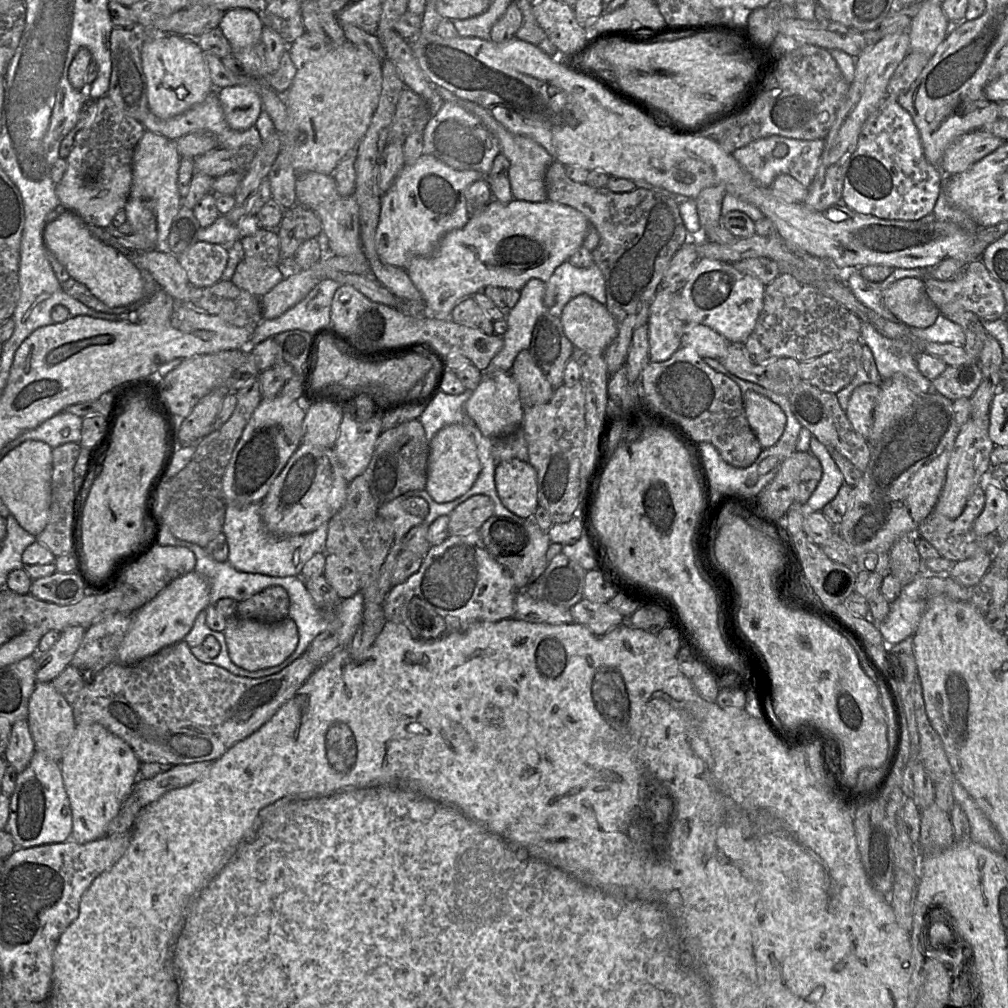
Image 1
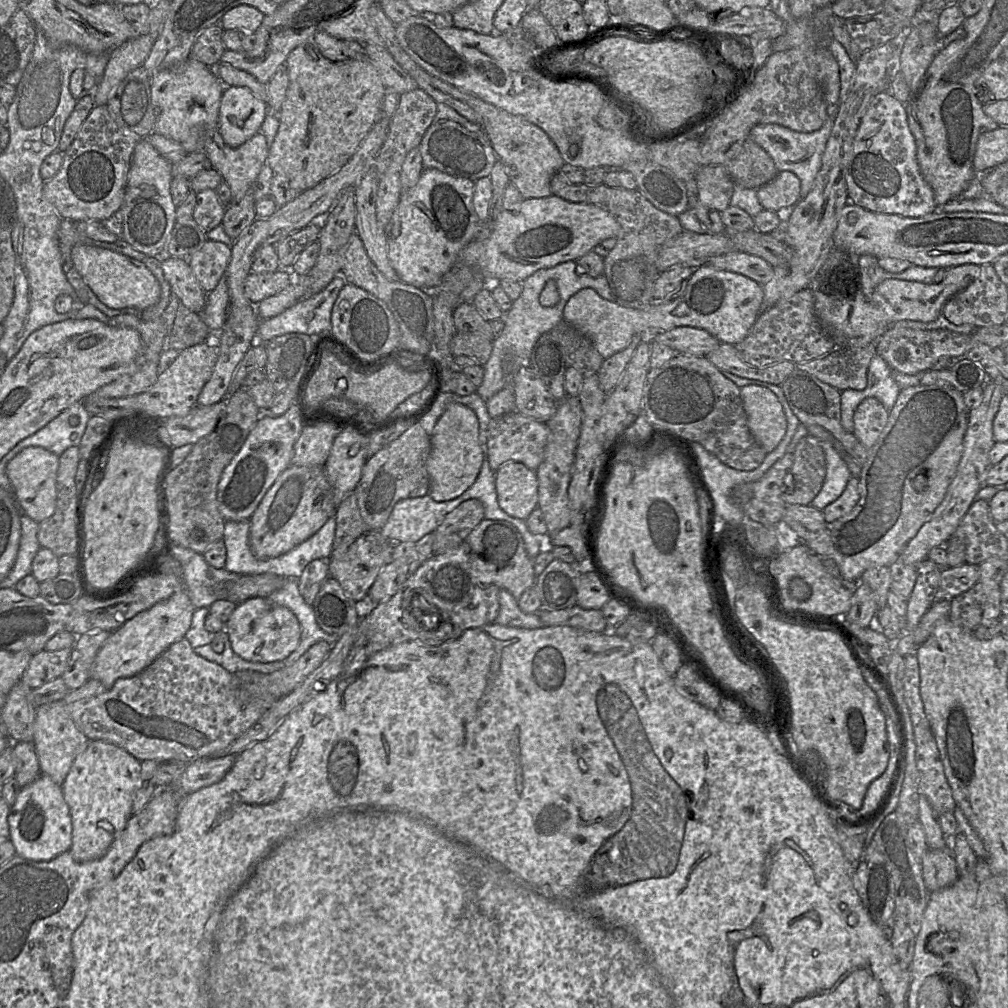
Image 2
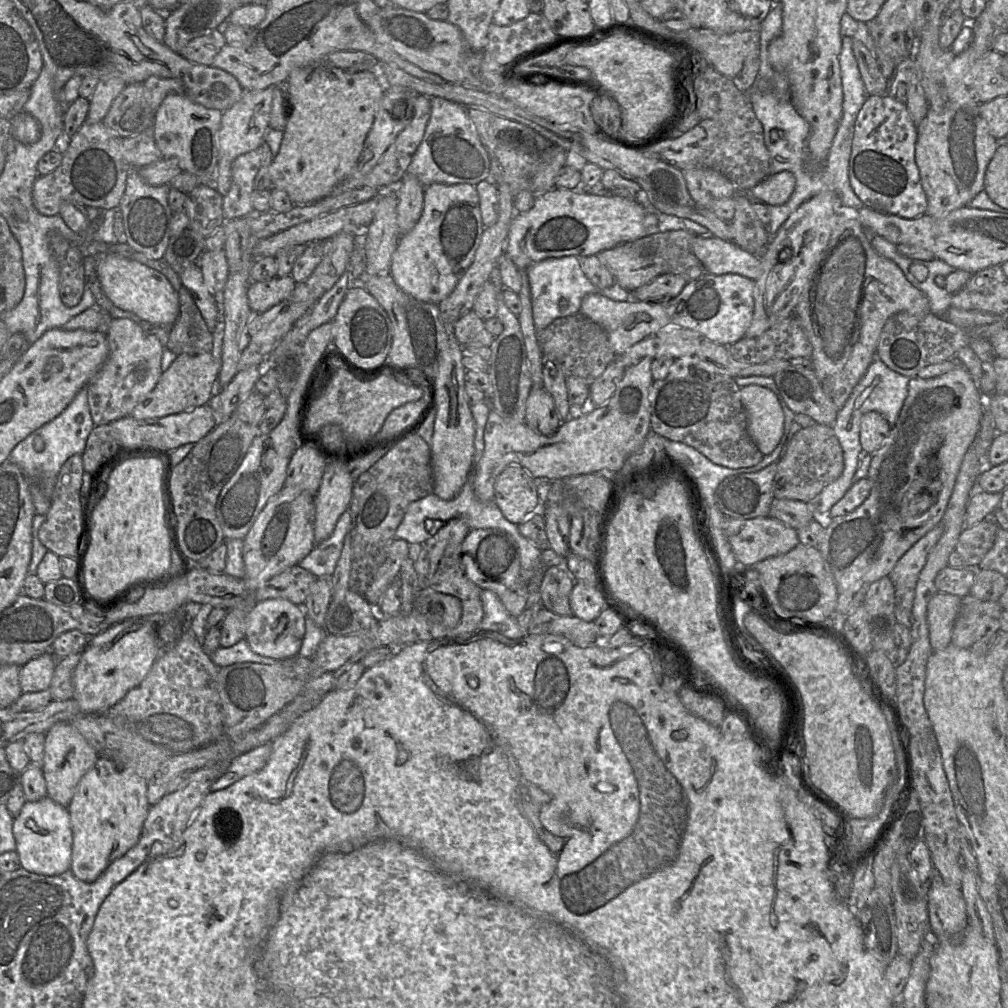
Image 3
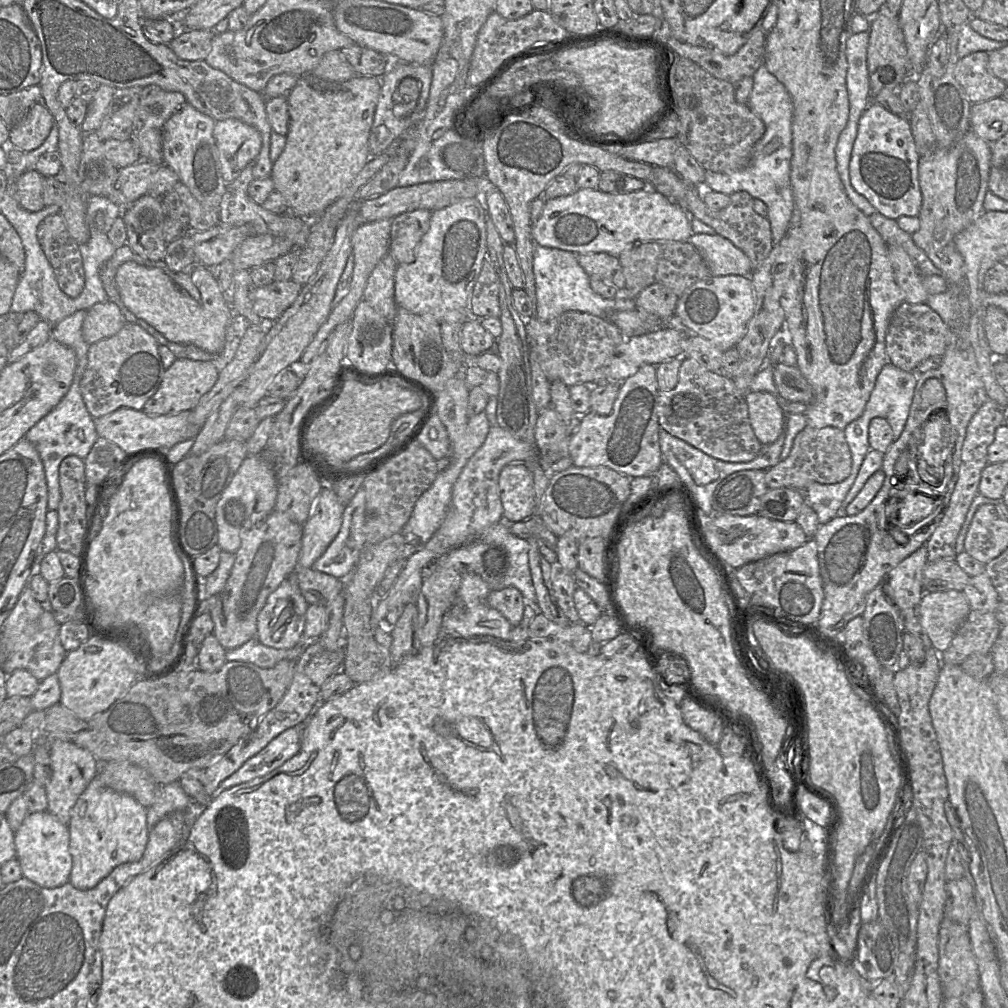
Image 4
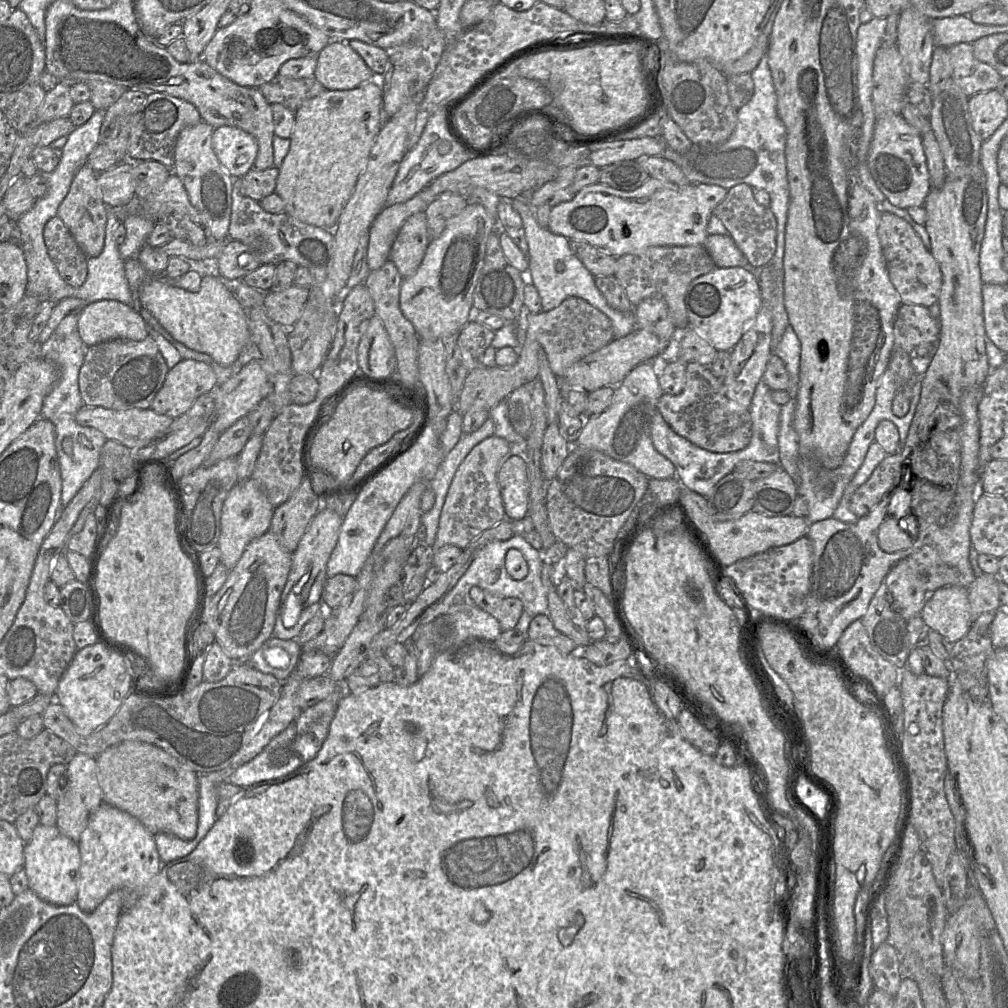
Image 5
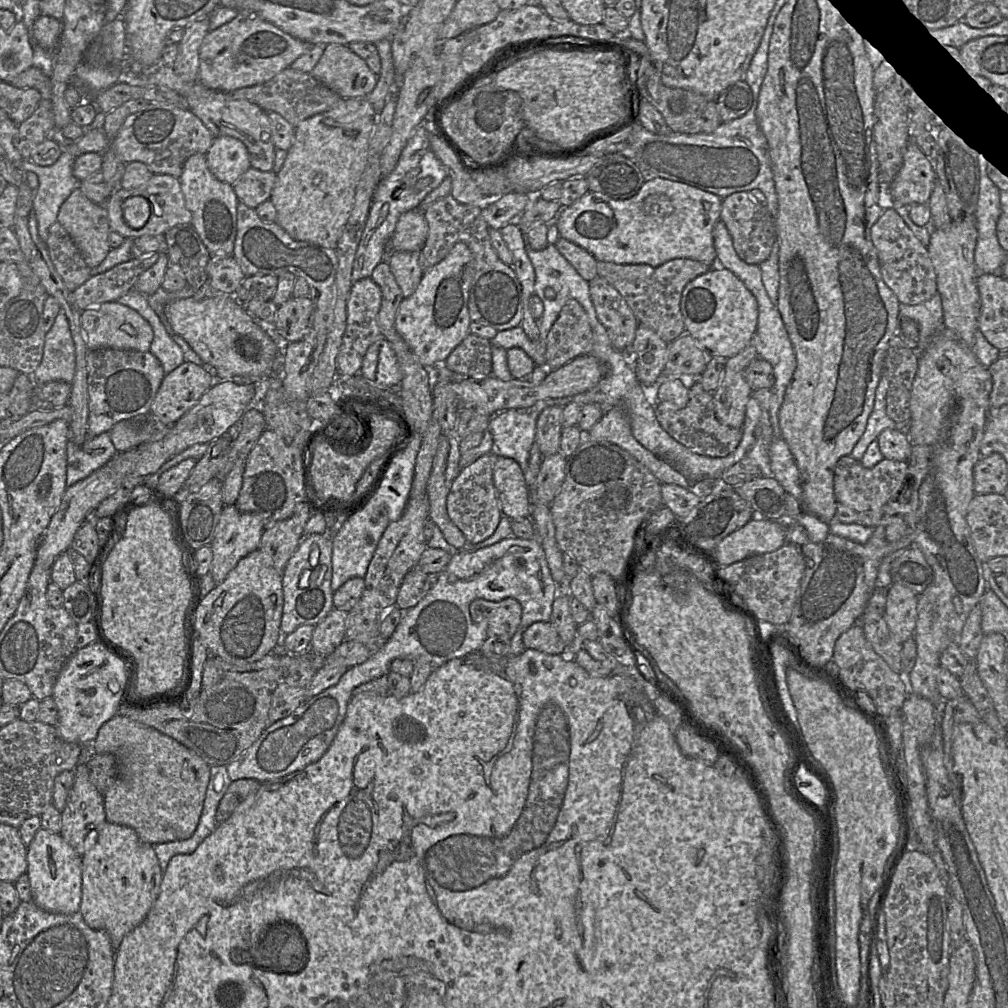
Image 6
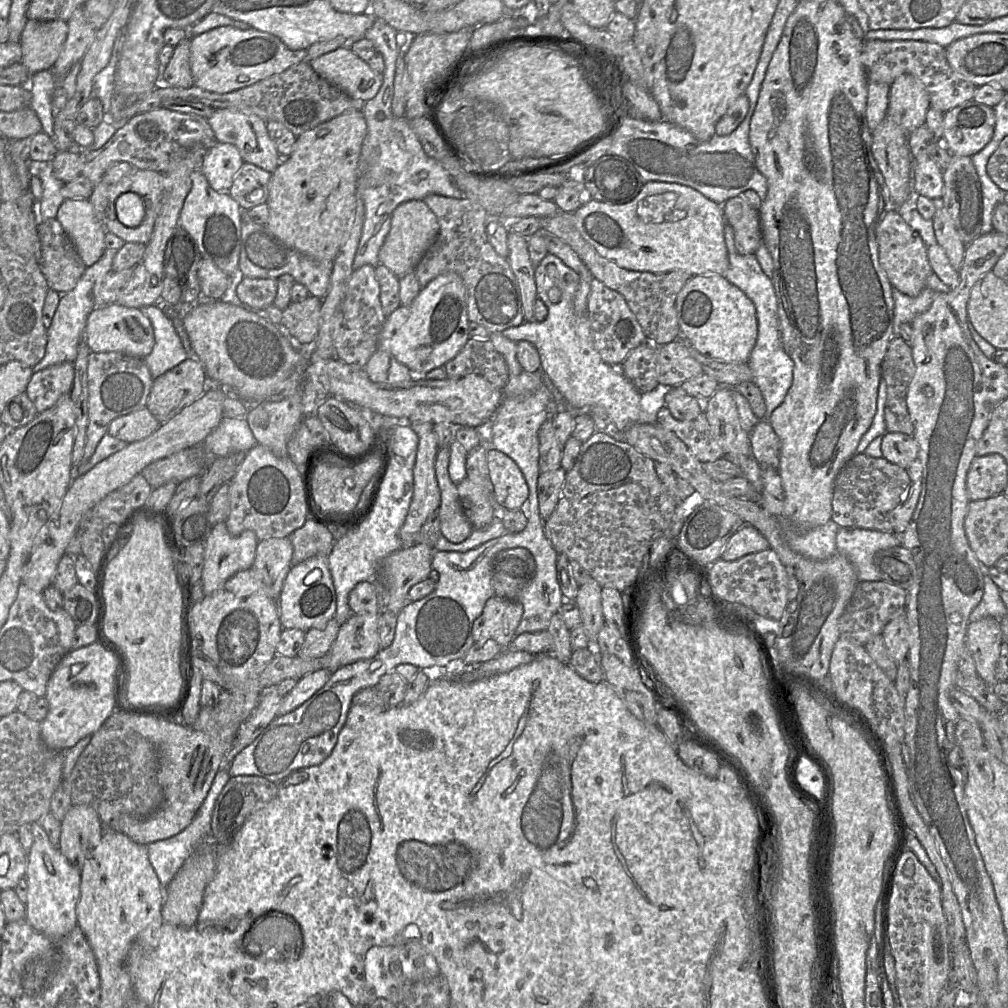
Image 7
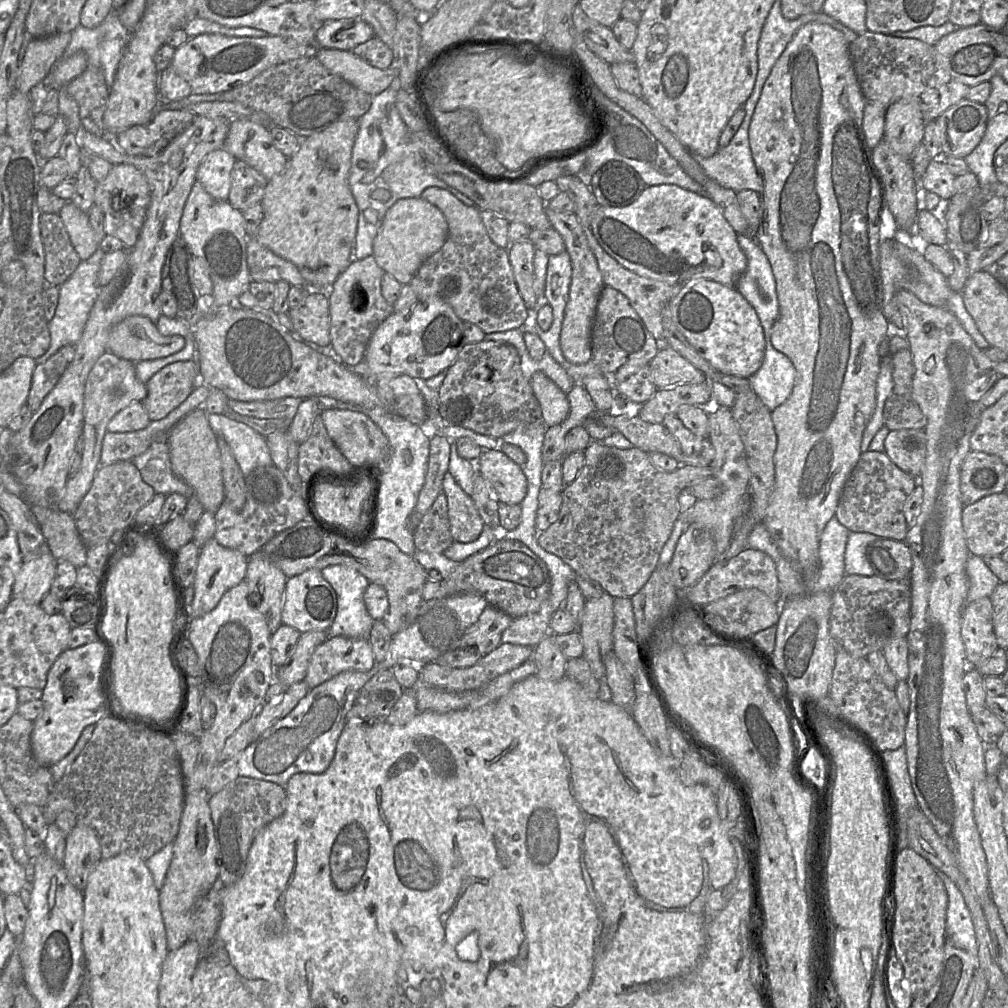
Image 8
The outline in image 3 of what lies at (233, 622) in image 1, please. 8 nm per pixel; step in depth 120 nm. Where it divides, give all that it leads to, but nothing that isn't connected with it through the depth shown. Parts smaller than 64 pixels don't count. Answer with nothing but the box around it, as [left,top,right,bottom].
[245,598,306,660]

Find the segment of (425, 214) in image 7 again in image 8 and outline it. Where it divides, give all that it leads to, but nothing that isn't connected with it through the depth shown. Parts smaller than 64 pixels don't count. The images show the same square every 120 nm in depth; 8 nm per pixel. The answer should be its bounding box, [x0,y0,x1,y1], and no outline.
[373,197,448,285]

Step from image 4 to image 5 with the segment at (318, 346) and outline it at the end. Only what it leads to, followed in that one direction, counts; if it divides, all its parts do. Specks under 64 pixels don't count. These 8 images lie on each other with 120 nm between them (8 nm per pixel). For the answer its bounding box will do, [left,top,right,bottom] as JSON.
[367,189,436,271]

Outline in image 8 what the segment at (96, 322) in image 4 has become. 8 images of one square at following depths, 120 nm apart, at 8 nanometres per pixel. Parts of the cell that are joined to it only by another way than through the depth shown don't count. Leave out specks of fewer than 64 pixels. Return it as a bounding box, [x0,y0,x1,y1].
[107,316,185,363]

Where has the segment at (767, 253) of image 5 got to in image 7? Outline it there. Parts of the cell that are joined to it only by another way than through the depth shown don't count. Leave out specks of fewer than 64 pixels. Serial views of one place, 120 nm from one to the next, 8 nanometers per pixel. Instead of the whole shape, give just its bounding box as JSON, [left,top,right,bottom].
[722,196,764,255]

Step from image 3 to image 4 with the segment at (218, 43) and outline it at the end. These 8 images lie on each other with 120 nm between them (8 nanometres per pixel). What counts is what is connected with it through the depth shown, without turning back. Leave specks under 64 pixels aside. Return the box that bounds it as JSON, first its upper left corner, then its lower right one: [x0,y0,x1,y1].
[168,30,215,60]

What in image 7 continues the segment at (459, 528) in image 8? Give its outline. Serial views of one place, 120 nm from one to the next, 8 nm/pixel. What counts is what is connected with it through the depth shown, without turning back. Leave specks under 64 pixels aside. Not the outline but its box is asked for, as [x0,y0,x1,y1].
[435,447,474,543]

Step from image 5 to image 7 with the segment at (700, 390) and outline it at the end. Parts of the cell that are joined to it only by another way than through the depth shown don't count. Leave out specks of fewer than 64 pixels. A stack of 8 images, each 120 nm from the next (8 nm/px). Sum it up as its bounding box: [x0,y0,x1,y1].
[657,406,724,462]

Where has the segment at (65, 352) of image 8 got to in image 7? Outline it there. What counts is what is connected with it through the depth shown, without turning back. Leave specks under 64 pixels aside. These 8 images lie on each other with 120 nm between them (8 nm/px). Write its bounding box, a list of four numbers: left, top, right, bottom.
[26,362,74,411]

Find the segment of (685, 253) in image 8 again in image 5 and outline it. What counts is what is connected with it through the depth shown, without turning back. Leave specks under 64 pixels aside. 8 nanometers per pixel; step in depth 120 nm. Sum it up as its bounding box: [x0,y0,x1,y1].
[547,178,727,258]

